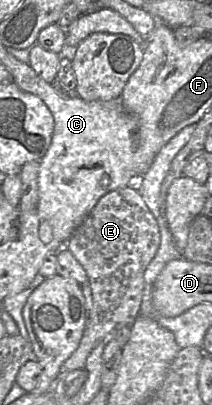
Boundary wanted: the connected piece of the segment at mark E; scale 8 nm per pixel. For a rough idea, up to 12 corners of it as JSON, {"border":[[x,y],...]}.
{"border":[[136,185],[102,196],[66,244],[93,307],[62,373],[140,315],[159,225]]}

